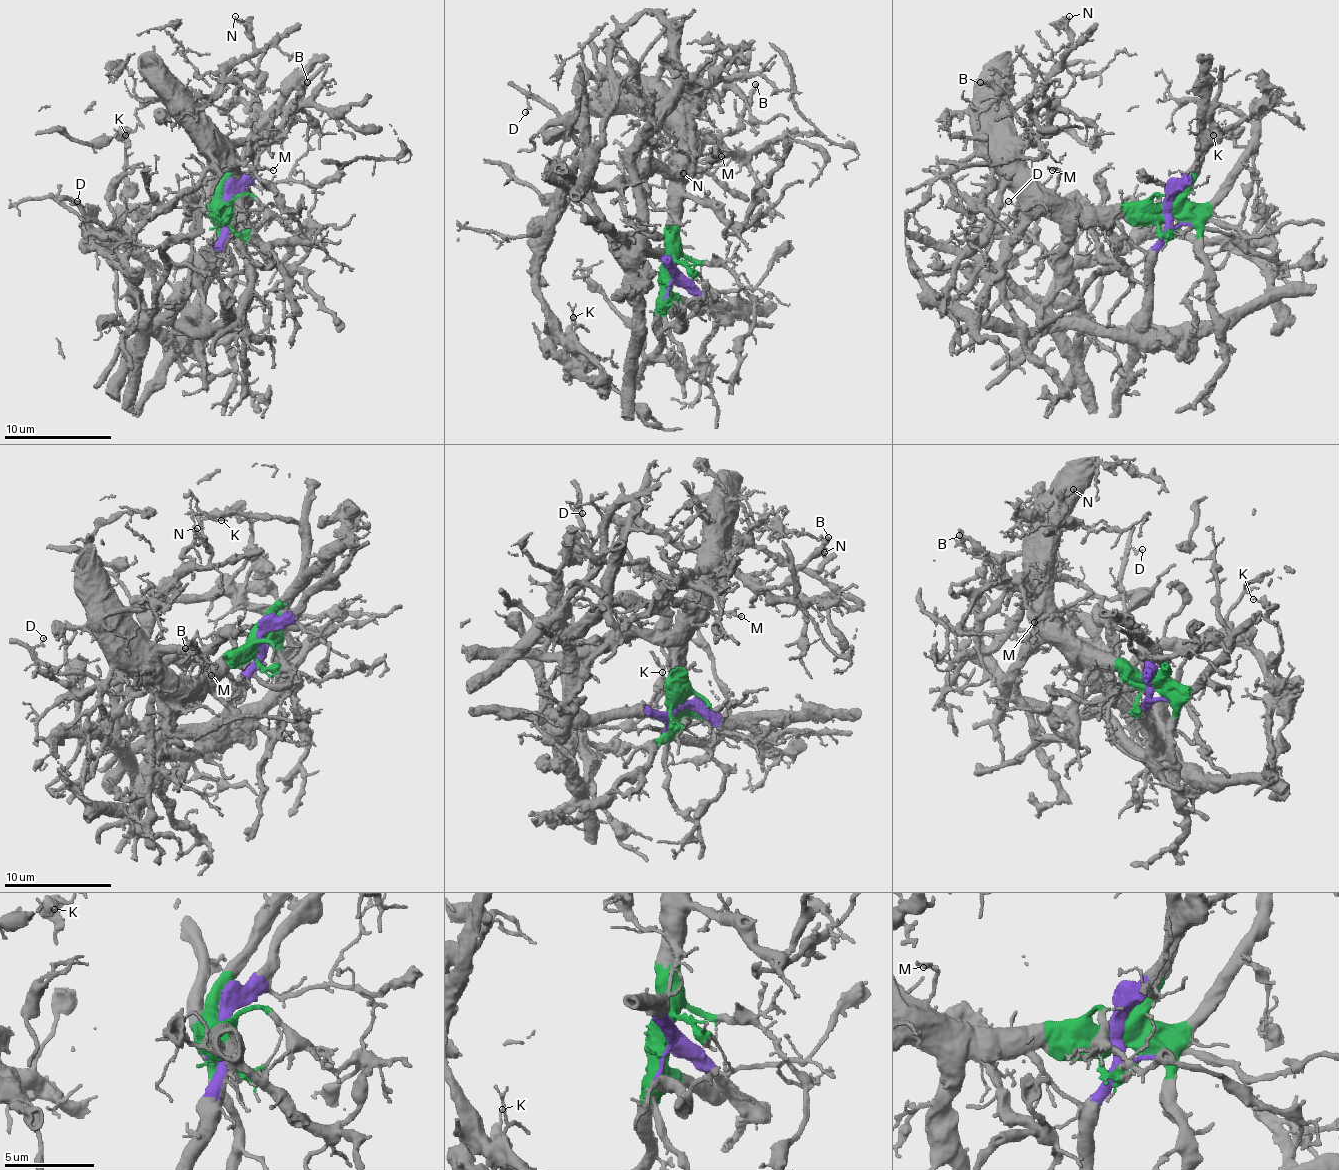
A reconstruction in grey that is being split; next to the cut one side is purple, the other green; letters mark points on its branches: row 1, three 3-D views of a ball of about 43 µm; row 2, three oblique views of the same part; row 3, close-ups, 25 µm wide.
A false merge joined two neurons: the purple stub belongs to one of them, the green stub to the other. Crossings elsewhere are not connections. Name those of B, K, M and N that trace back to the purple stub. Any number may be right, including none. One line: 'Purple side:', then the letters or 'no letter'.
Purple side: K

